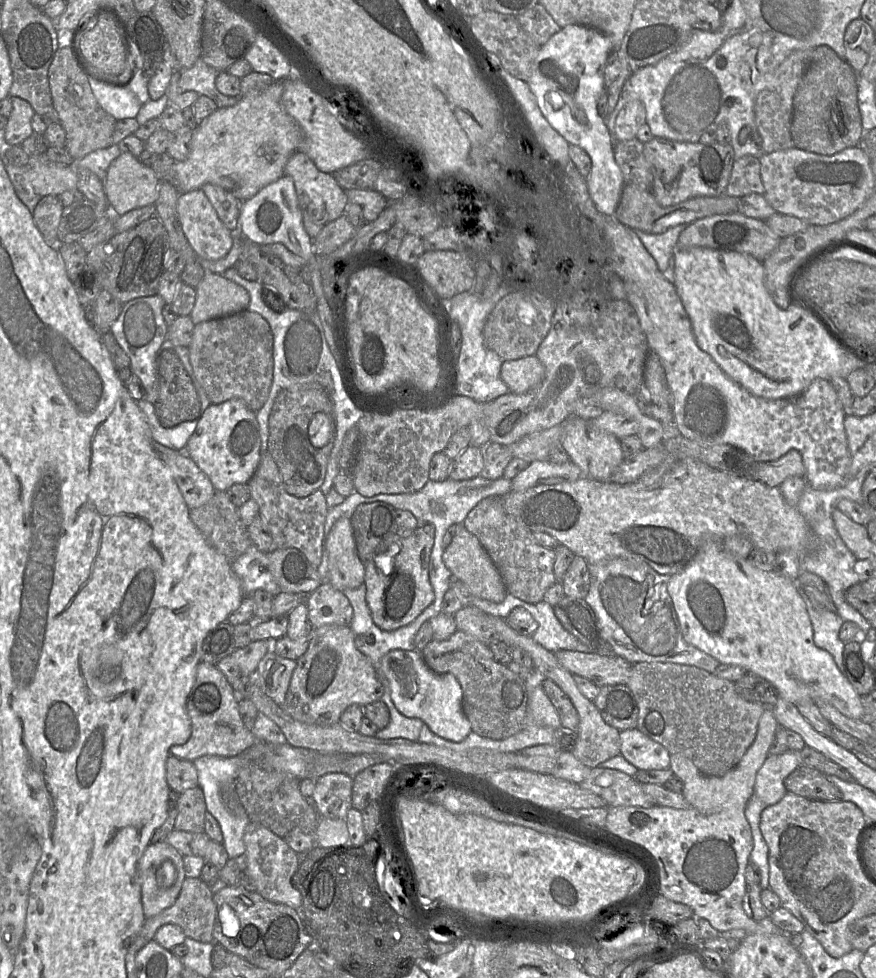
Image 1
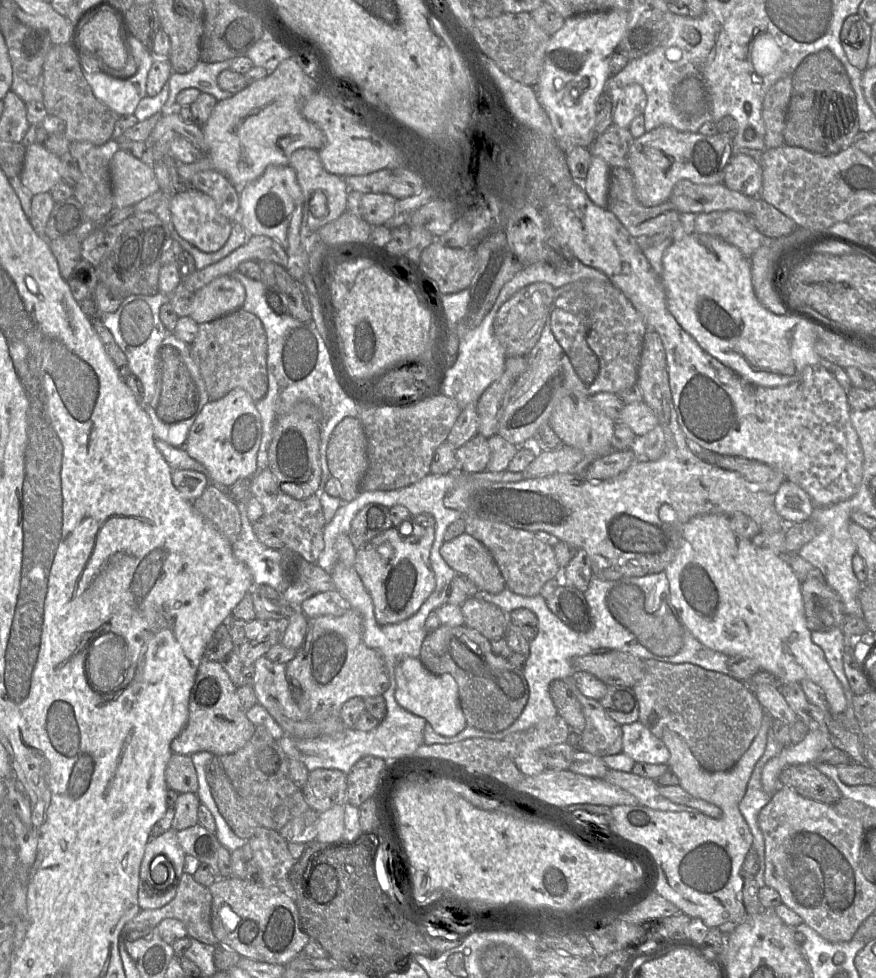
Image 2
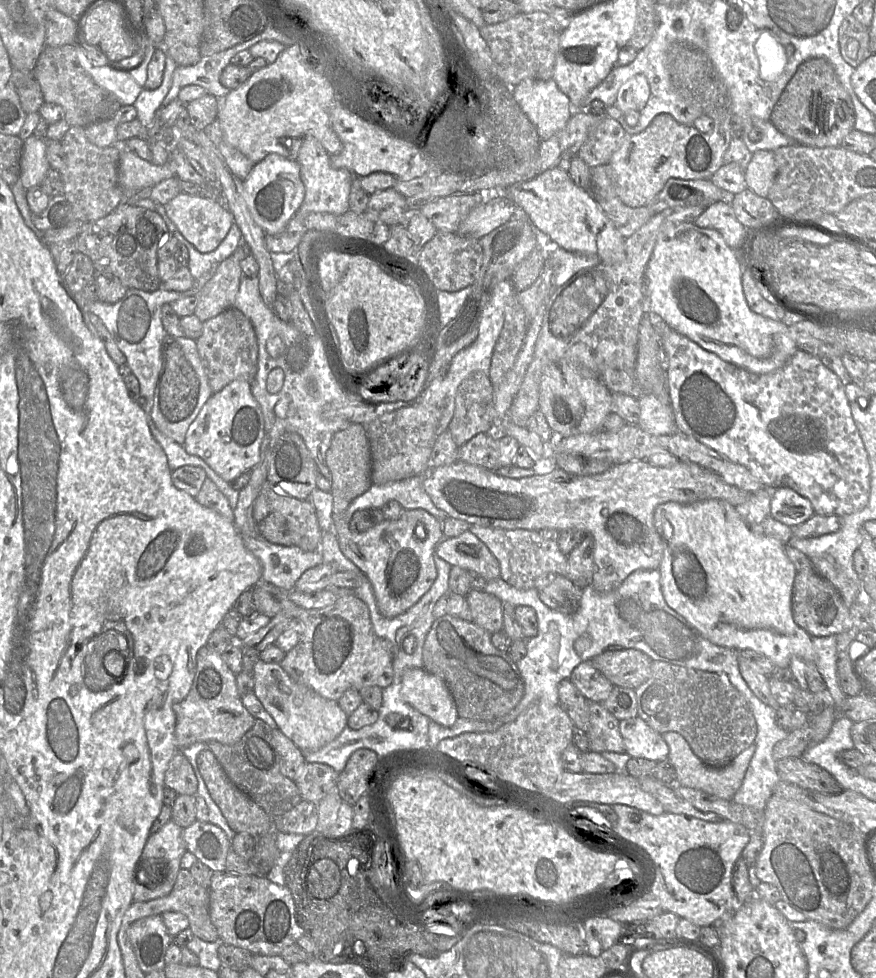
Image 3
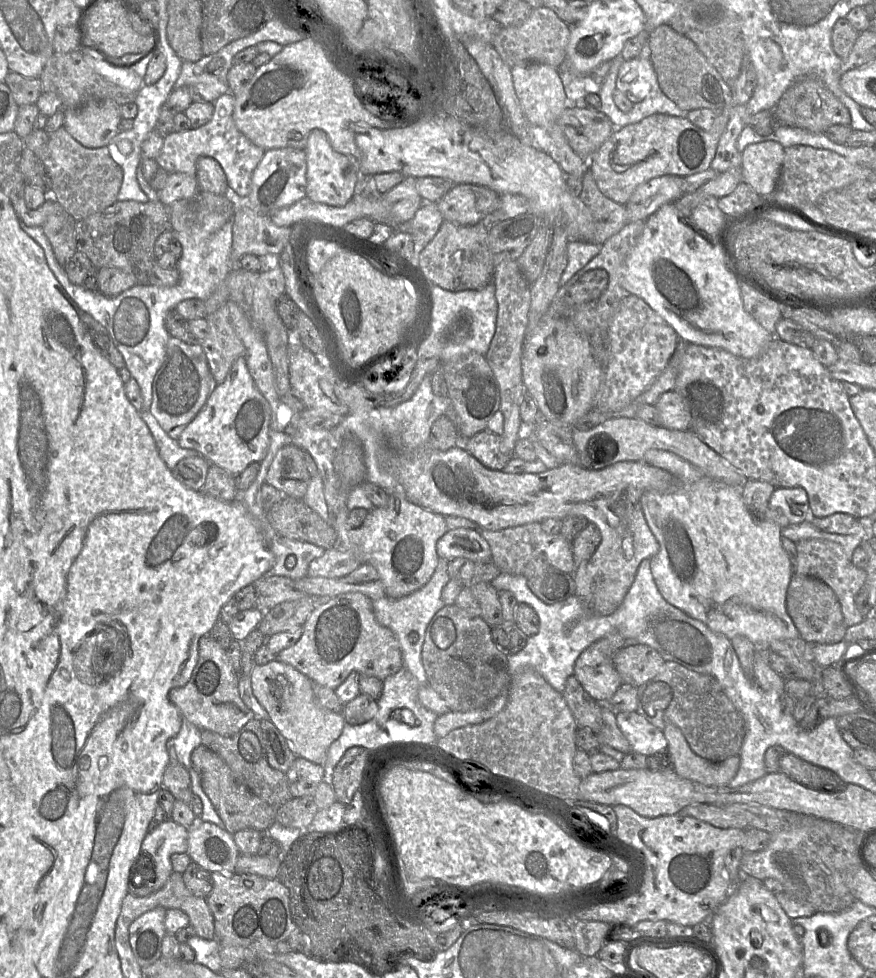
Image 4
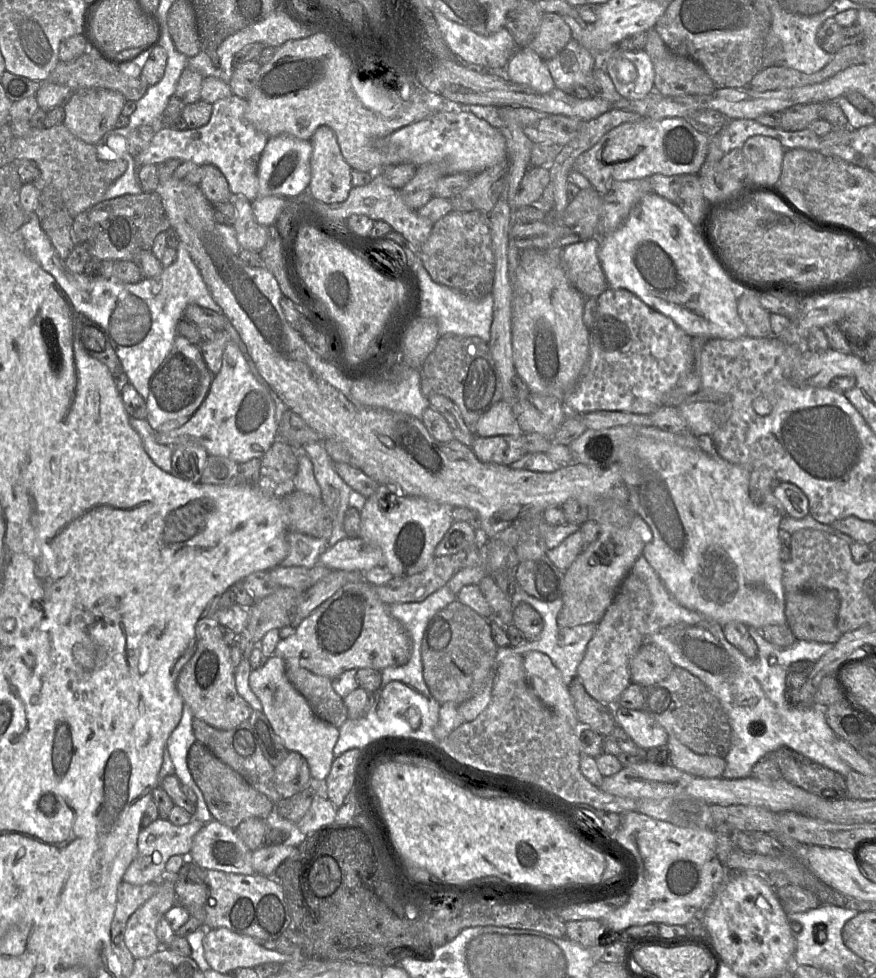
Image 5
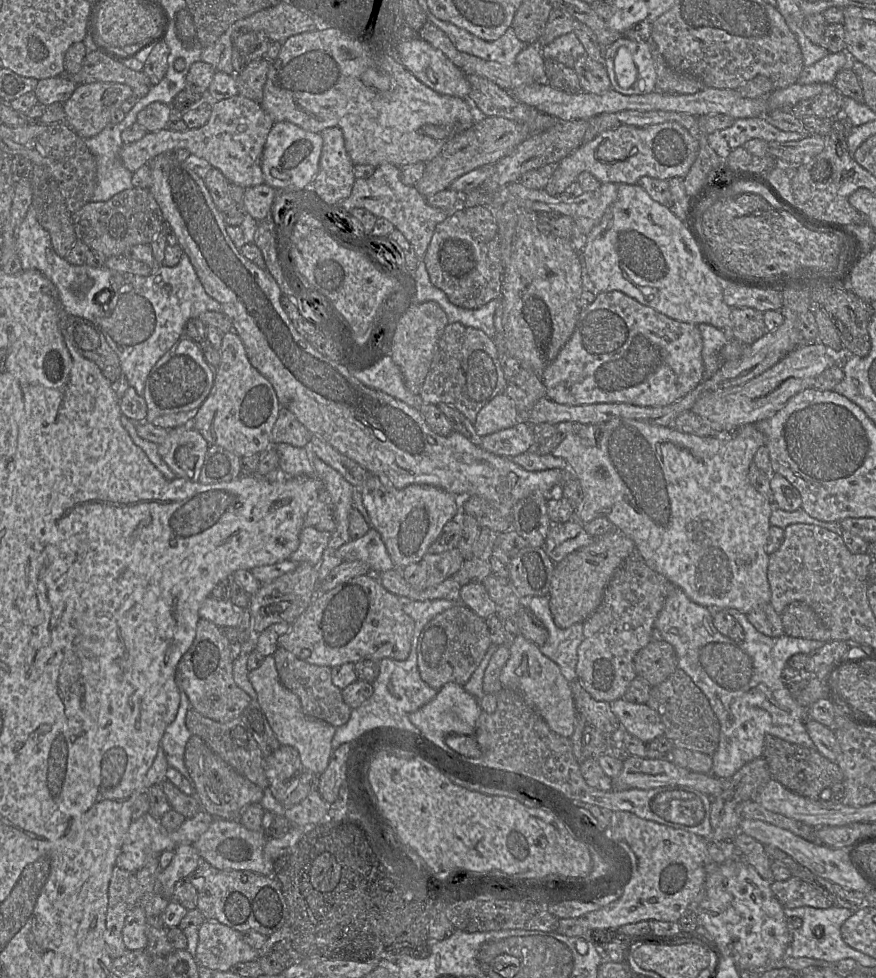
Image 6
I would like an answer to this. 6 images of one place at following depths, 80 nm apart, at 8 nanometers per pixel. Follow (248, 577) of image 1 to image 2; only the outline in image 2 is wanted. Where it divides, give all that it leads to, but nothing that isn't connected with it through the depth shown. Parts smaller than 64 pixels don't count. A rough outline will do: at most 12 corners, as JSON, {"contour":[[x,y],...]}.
{"contour":[[251,493],[237,502],[241,530],[234,556],[254,585],[283,593],[280,562],[285,550],[269,548],[247,516]]}

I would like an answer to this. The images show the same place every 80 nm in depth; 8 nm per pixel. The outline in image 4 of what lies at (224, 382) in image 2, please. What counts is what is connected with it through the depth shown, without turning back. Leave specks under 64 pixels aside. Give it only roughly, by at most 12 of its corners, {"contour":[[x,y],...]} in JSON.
{"contour":[[225,303],[207,315],[203,348],[216,384],[246,349]]}

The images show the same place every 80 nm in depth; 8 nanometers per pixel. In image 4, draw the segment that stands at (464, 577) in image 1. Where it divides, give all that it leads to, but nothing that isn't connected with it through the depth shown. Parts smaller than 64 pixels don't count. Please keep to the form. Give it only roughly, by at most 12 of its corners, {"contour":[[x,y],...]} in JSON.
{"contour":[[476,529],[448,530],[437,542],[439,558],[492,561]]}

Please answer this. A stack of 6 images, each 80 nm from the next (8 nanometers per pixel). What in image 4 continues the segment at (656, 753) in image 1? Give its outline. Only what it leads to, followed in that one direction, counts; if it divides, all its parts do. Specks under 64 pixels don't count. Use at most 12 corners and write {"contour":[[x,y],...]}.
{"contour":[[638,712],[616,713],[633,752],[668,749],[664,732]]}

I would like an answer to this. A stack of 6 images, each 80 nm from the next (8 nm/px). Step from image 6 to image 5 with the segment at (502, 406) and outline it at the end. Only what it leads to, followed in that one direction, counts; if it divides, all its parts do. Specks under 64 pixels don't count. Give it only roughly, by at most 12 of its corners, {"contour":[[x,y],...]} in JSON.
{"contour":[[503,400],[481,416],[480,437],[524,433]]}

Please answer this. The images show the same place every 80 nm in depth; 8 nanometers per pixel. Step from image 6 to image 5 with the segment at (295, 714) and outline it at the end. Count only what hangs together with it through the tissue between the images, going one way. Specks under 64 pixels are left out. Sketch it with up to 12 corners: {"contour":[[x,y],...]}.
{"contour":[[269,657],[249,685],[285,748],[326,779],[339,728]]}

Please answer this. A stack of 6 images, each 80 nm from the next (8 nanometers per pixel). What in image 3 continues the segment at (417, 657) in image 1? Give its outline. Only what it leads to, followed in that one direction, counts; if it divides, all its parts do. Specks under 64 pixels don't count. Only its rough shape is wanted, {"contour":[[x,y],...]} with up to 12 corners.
{"contour":[[407,669],[402,699],[431,721],[459,718],[446,683]]}

